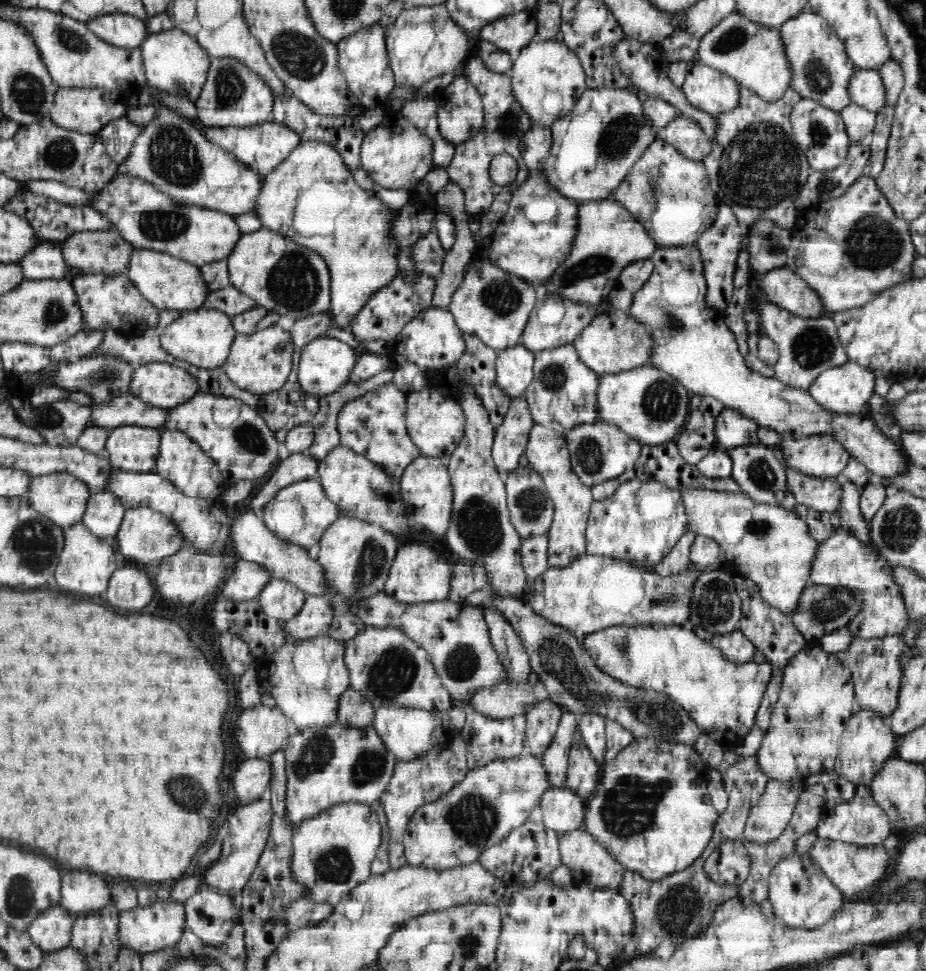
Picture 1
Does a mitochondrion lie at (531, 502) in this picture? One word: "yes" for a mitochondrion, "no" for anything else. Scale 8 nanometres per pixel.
yes

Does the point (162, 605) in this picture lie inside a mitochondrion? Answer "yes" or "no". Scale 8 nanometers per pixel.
no

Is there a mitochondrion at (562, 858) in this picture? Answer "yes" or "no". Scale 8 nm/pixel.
no

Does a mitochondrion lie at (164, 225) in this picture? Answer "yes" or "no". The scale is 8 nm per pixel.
yes

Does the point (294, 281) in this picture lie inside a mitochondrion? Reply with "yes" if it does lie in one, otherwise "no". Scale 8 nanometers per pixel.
yes

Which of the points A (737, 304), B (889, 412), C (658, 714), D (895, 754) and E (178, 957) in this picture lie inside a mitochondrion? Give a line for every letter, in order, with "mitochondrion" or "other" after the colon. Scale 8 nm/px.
A: other
B: other
C: mitochondrion
D: other
E: other

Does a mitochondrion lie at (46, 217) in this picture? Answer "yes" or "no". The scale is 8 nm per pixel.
no

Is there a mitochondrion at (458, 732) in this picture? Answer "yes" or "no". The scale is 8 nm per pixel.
no

